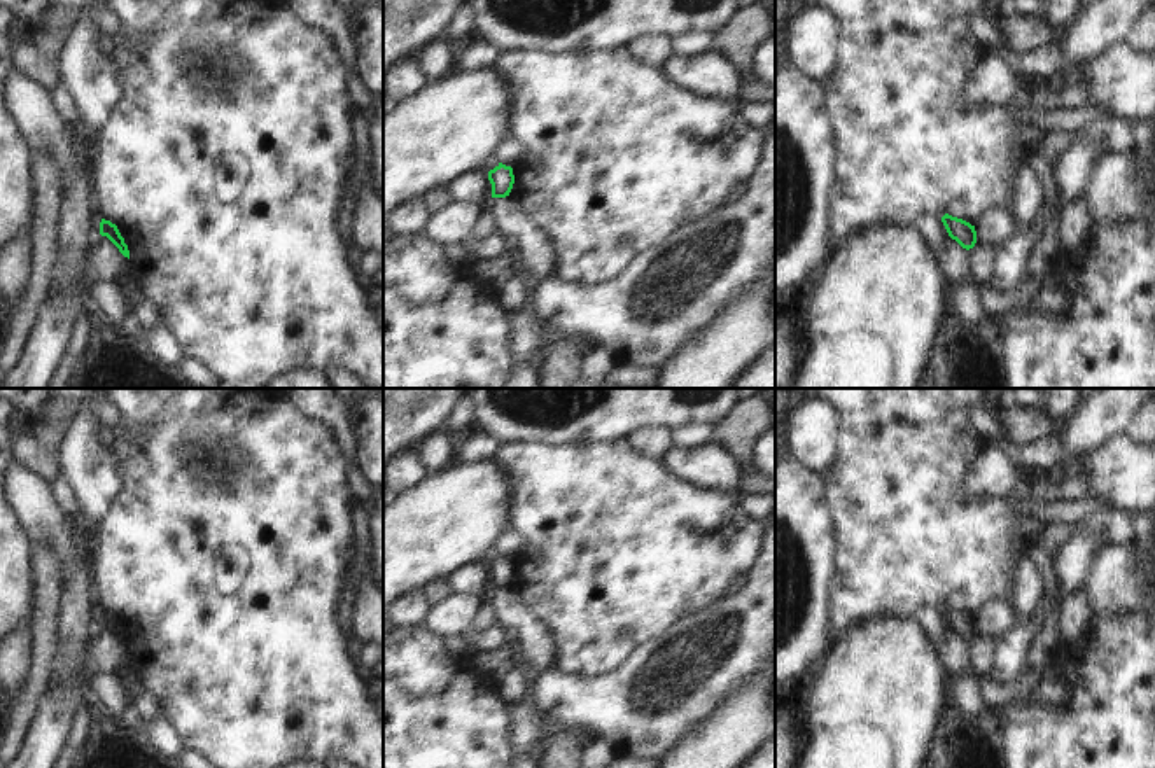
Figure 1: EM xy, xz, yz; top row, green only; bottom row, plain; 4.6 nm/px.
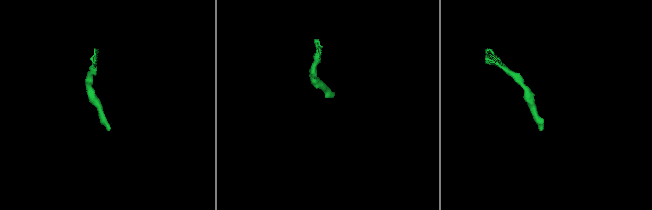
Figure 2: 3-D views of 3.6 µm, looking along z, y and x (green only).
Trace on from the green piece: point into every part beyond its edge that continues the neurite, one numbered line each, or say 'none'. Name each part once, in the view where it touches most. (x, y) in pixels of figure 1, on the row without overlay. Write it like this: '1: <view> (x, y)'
none

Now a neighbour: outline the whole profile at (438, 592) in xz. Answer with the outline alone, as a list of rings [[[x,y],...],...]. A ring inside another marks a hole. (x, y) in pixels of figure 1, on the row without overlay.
[[[441,579],[430,586],[425,588],[425,595],[429,598],[430,609],[443,600],[450,598],[453,595],[453,590],[450,588],[450,579]]]

